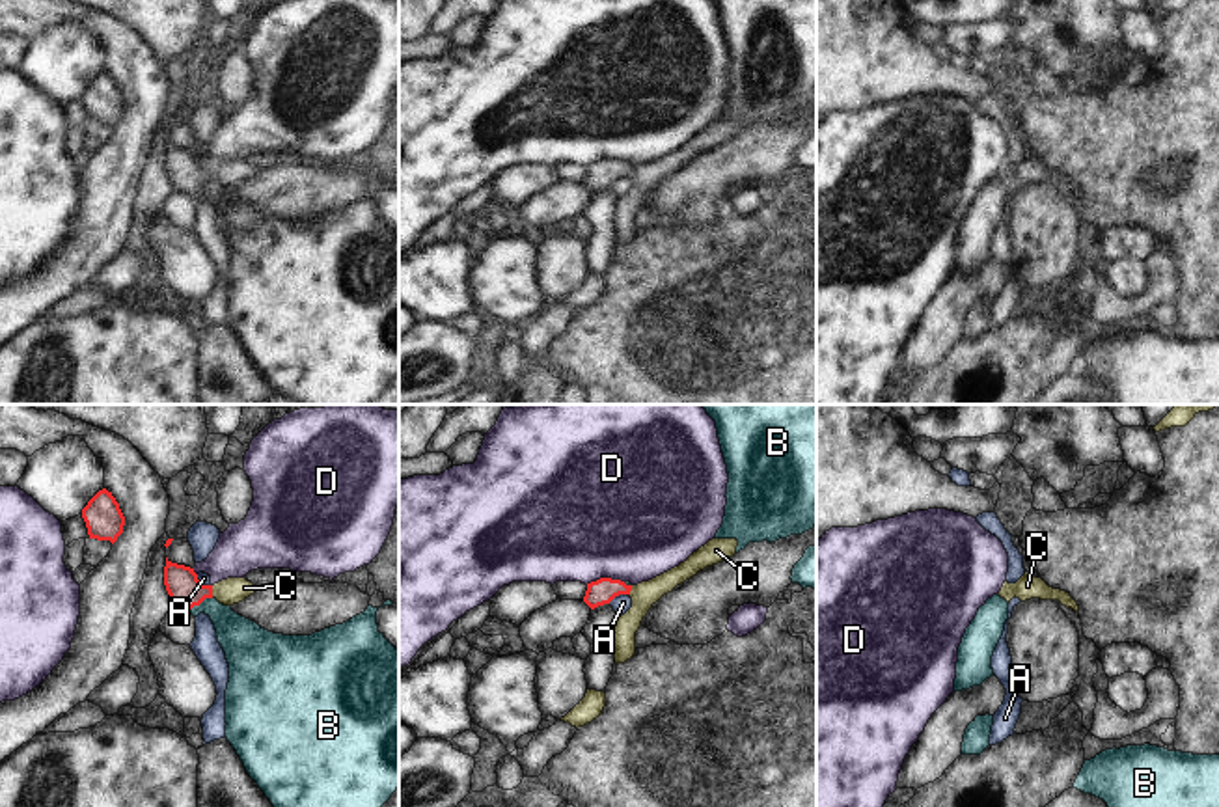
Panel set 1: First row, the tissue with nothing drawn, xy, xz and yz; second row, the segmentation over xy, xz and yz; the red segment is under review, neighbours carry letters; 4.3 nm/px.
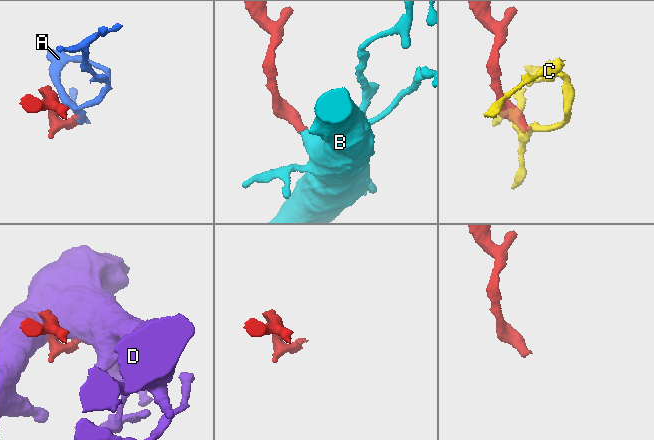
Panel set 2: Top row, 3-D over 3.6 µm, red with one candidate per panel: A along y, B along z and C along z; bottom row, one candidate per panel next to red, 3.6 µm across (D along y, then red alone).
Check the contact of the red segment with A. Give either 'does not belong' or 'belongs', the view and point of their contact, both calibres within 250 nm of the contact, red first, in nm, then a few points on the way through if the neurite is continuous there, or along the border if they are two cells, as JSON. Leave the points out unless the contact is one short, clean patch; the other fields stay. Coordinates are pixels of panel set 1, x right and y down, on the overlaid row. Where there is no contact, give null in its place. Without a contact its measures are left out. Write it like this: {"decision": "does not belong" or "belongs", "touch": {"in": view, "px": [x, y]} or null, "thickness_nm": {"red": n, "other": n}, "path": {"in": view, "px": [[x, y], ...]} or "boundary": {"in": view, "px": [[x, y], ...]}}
{"decision": "does not belong", "touch": {"in": "xz", "px": [617, 595]}, "thickness_nm": {"red": 110, "other": 80}, "boundary": {"in": "xz", "px": [[627, 593], [619, 593], [608, 602]]}}

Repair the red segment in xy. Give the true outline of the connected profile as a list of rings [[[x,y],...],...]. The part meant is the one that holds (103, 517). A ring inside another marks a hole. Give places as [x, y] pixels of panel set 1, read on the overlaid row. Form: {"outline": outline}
{"outline": [[[106,488],[99,490],[82,509],[82,518],[89,539],[110,540],[112,544],[123,533],[125,516],[119,503]]]}

